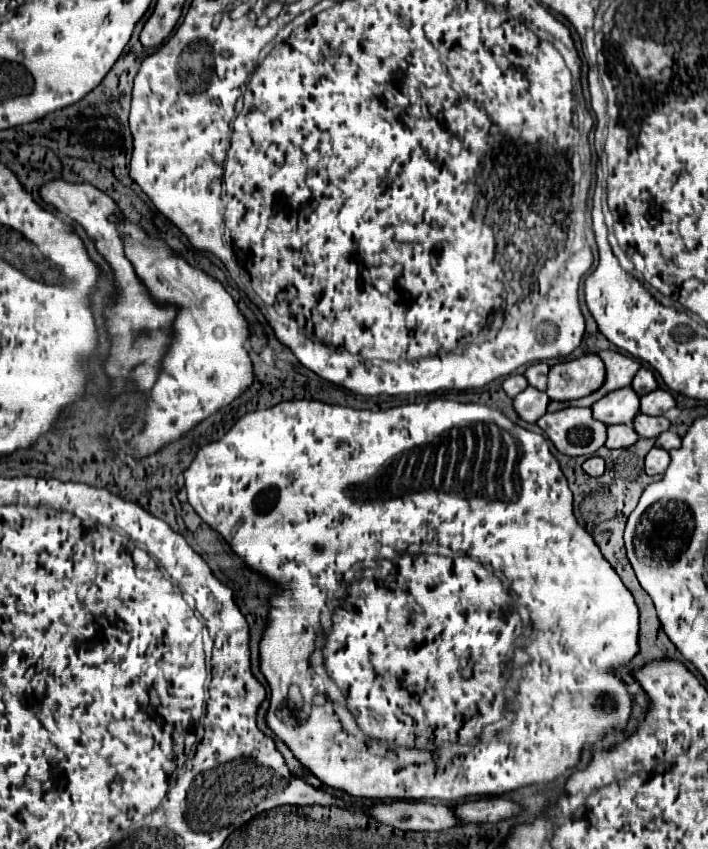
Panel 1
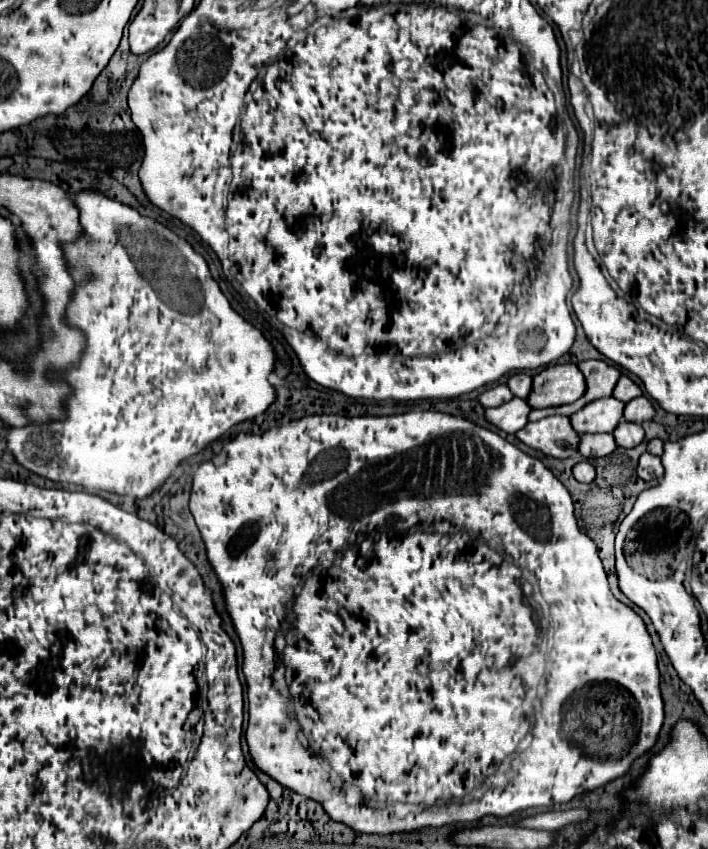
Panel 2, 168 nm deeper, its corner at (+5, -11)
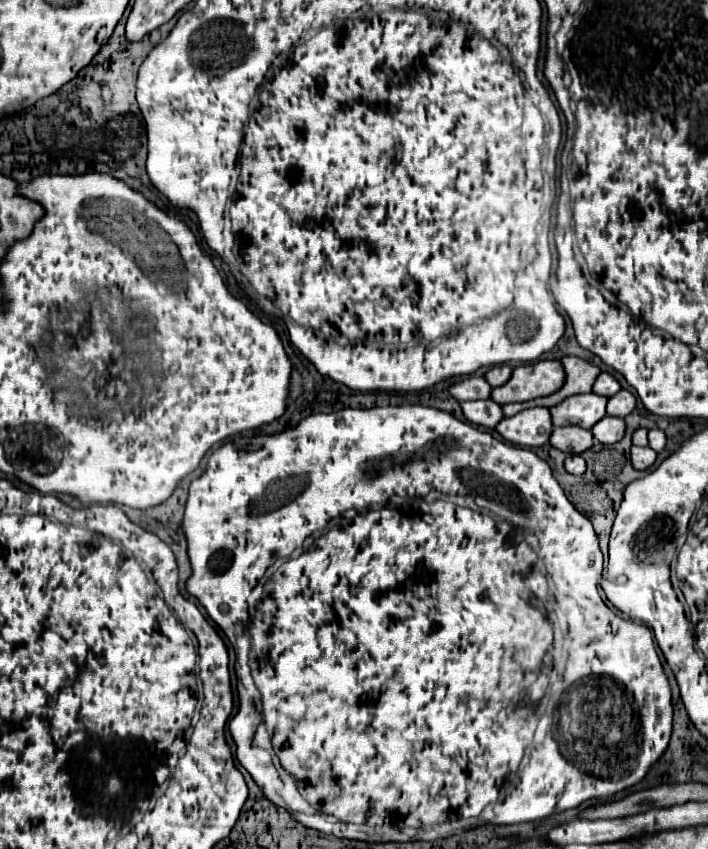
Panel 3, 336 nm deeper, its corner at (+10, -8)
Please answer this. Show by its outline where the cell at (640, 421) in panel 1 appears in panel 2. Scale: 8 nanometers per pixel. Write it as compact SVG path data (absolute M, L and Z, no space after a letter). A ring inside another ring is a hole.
M621 420L621 424L615 428L613 436L615 436L615 444L617 446L621 446L621 448L633 448L633 446L637 446L645 438L645 432L643 432L641 424Z

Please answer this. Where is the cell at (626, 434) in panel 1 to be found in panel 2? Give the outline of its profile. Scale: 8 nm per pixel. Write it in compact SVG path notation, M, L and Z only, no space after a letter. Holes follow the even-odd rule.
M591 434L579 436L579 454L585 458L599 458L607 456L617 448L613 434Z

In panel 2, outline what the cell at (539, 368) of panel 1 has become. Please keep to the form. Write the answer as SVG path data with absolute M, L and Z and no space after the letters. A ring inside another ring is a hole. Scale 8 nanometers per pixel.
M515 372L513 376L509 376L507 386L511 388L513 396L517 398L527 398L531 392L531 376L525 372Z

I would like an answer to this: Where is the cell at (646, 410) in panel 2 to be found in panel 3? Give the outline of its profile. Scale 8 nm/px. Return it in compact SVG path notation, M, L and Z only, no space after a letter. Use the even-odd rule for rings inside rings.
M620 391L608 399L606 413L614 417L626 417L636 409L636 397L630 391Z

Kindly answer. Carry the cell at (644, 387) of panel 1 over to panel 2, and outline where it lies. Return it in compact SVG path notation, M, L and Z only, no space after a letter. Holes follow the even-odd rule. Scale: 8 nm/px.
M621 376L621 378L619 378L619 384L615 386L613 398L621 400L621 402L629 402L629 400L633 400L633 398L641 396L641 394L643 394L643 392L641 392L641 388L639 388L633 380L629 380L627 376Z

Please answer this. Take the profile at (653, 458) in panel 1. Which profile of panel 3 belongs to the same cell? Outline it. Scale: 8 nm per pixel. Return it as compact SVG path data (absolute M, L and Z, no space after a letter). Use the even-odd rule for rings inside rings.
M632 447L632 465L638 471L646 471L654 465L656 453L650 447Z

